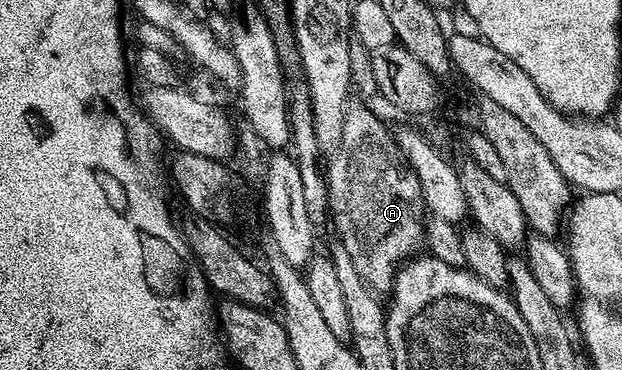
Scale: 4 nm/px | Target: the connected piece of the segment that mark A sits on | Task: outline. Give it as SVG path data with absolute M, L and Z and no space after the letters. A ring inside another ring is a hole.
M353 105L345 116L342 124L342 136L339 144L337 144L332 158L326 162L326 179L328 184L328 211L330 213L331 223L336 224L336 232L340 236L338 238L339 245L346 248L346 252L350 252L350 260L354 260L354 268L358 268L358 276L362 276L362 280L374 292L391 291L392 283L396 281L396 271L400 269L405 260L411 259L417 253L419 246L425 245L425 219L426 207L422 196L422 188L418 184L418 178L405 163L404 156L400 152L400 145L397 144L393 131L387 130L370 111L364 106Z

